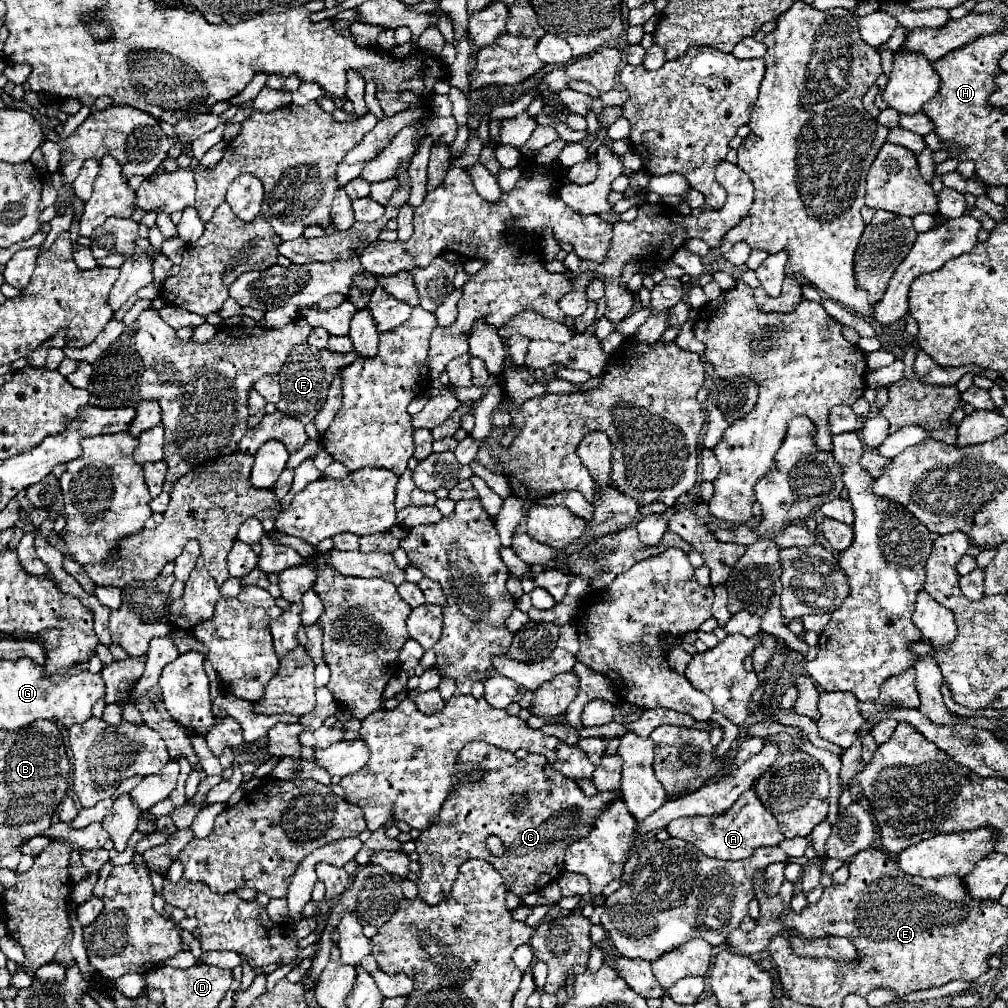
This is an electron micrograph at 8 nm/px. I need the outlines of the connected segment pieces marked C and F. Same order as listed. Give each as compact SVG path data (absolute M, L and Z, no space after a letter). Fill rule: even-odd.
M486 742L466 744L458 754L456 772L466 772L468 762L480 762L480 768L484 770L482 778L454 784L450 796L442 804L438 824L430 826L414 840L422 864L420 880L416 884L418 898L430 906L442 902L450 894L458 868L470 858L490 862L504 878L504 886L518 896L540 892L562 874L562 852L572 842L588 836L594 818L622 794L620 790L596 792L588 798L572 778L556 772L542 756L528 754L524 760L518 760L512 752L494 748ZM510 794L524 796L512 806ZM490 834L504 840L508 850L504 858L494 858L488 852L486 836Z
M298 344L296 348L290 350L290 356L286 358L282 370L280 370L280 380L282 380L282 398L280 402L276 404L276 408L280 412L284 412L286 416L292 416L296 420L300 420L302 424L308 424L316 414L318 410L322 408L324 400L326 400L326 394L328 394L328 386L332 382L332 376L348 366L350 362L356 360L356 352L348 352L346 356L342 354L334 354L334 352L328 352L326 348L314 348L310 344Z

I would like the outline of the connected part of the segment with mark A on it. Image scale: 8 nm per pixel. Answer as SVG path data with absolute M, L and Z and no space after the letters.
M754 788L746 790L722 816L694 816L694 818L678 818L666 826L670 836L682 838L696 848L700 848L706 856L716 856L722 860L746 860L760 846L778 846L784 836L778 828L776 818L764 808L758 800Z

